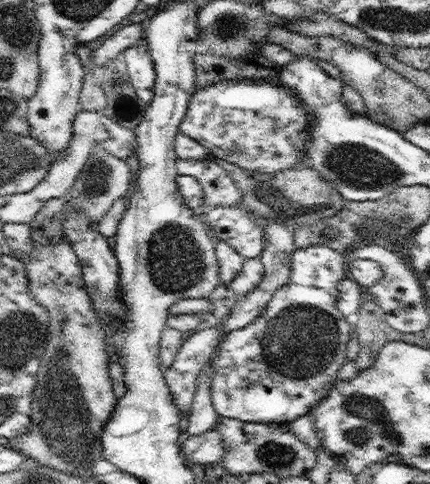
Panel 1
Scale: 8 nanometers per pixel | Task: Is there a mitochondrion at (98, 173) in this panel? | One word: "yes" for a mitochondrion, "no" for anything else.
yes

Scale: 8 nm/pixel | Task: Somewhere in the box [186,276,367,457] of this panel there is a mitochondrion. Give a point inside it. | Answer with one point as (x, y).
(300, 342)

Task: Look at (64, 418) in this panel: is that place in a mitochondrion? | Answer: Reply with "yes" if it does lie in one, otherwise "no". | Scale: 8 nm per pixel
yes

